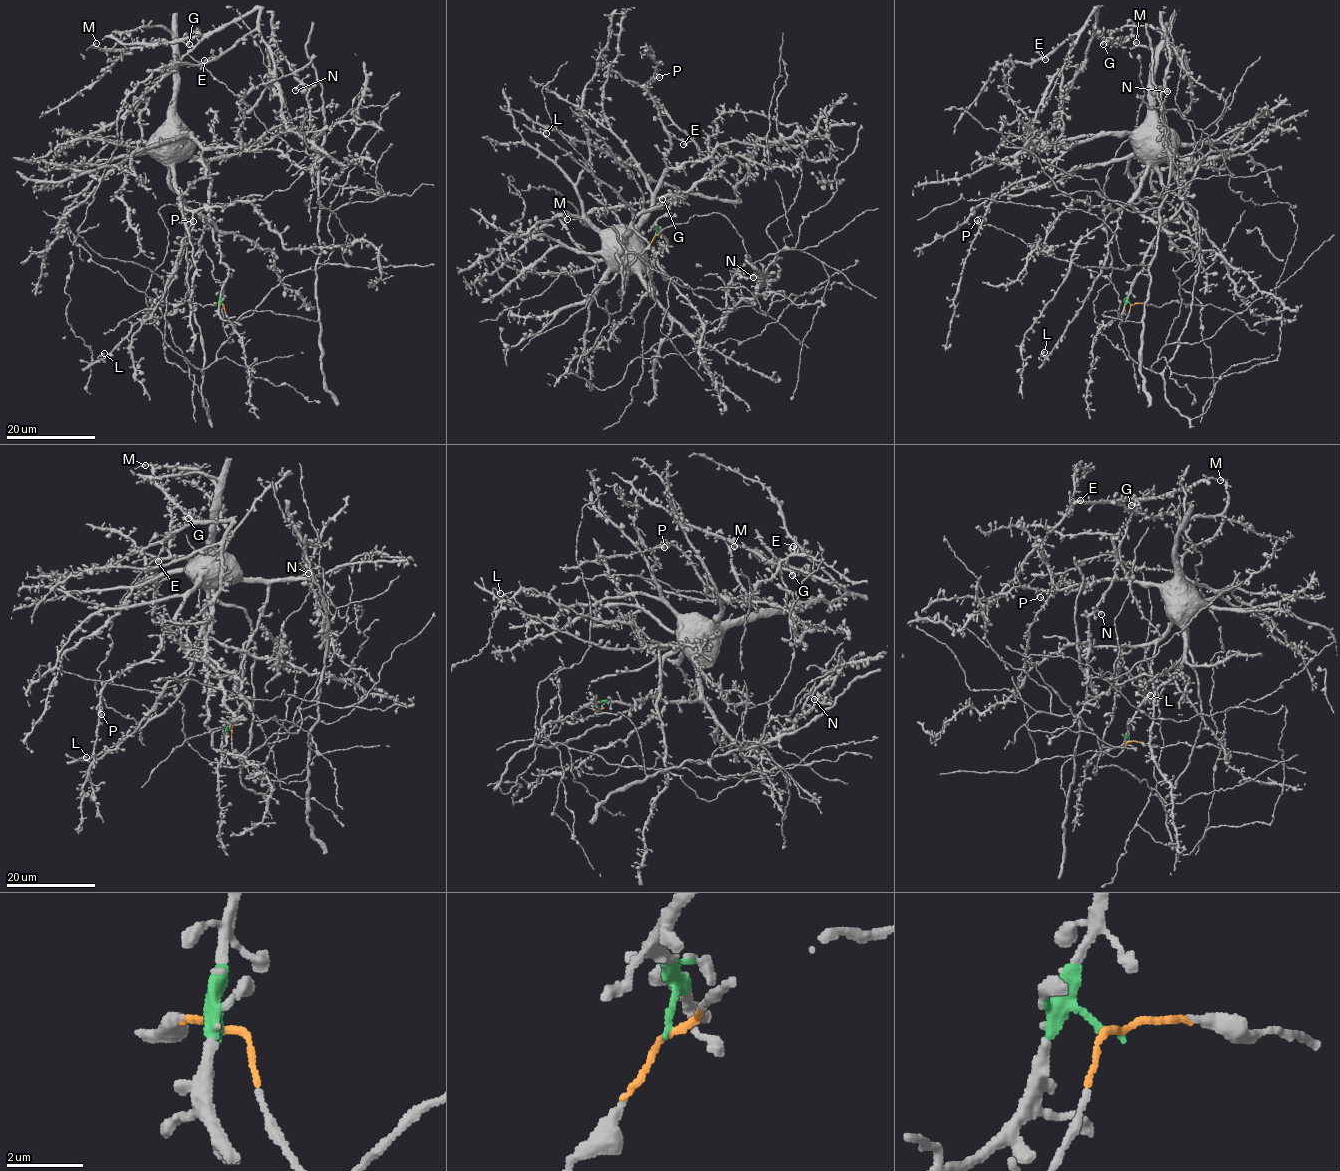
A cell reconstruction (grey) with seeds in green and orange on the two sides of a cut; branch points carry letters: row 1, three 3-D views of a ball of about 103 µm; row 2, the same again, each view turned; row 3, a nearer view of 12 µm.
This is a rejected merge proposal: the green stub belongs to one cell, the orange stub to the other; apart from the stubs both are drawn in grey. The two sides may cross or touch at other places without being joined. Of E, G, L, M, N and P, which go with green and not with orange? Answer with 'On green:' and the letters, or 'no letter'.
On green: L, M, P

